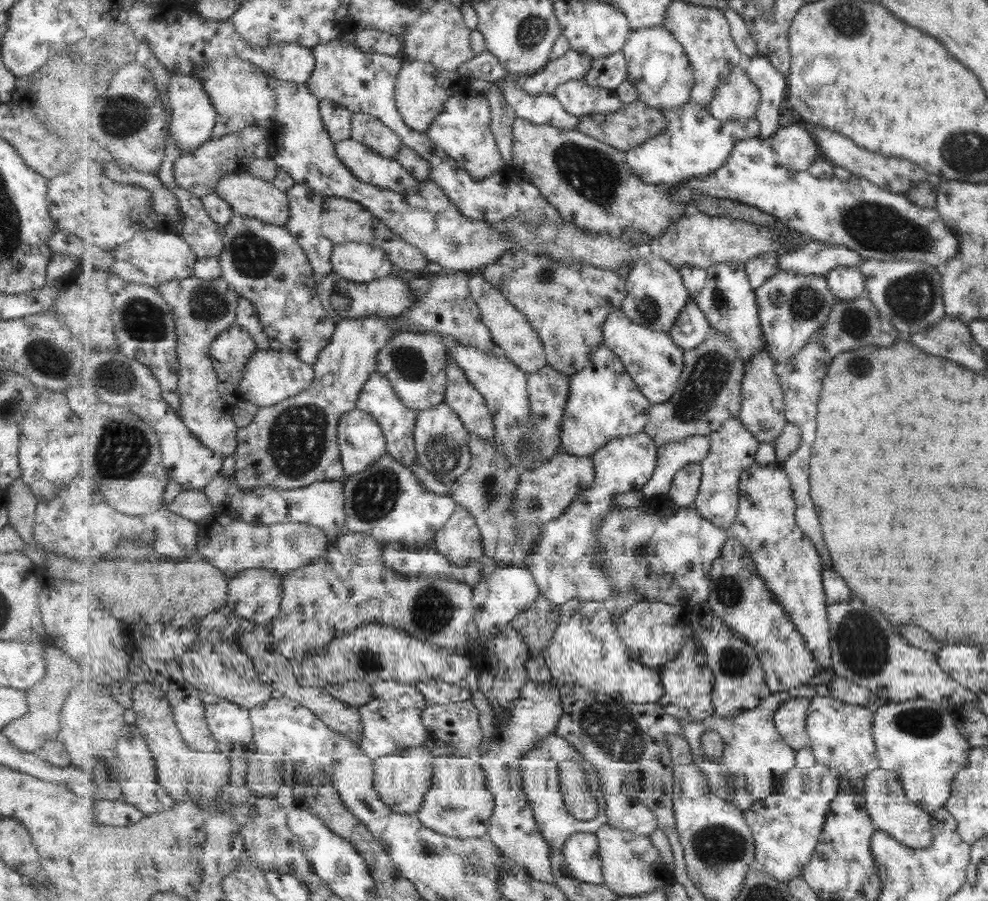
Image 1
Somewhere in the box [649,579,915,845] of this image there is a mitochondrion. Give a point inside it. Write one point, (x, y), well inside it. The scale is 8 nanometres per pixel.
(861, 642)

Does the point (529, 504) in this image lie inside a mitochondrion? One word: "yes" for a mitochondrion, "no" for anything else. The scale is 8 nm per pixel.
yes

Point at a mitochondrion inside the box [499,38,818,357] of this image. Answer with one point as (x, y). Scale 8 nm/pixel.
(593, 175)

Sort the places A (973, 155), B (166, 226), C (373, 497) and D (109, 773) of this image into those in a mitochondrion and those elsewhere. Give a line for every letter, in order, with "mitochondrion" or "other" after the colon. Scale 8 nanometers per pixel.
A: mitochondrion
B: other
C: mitochondrion
D: other

